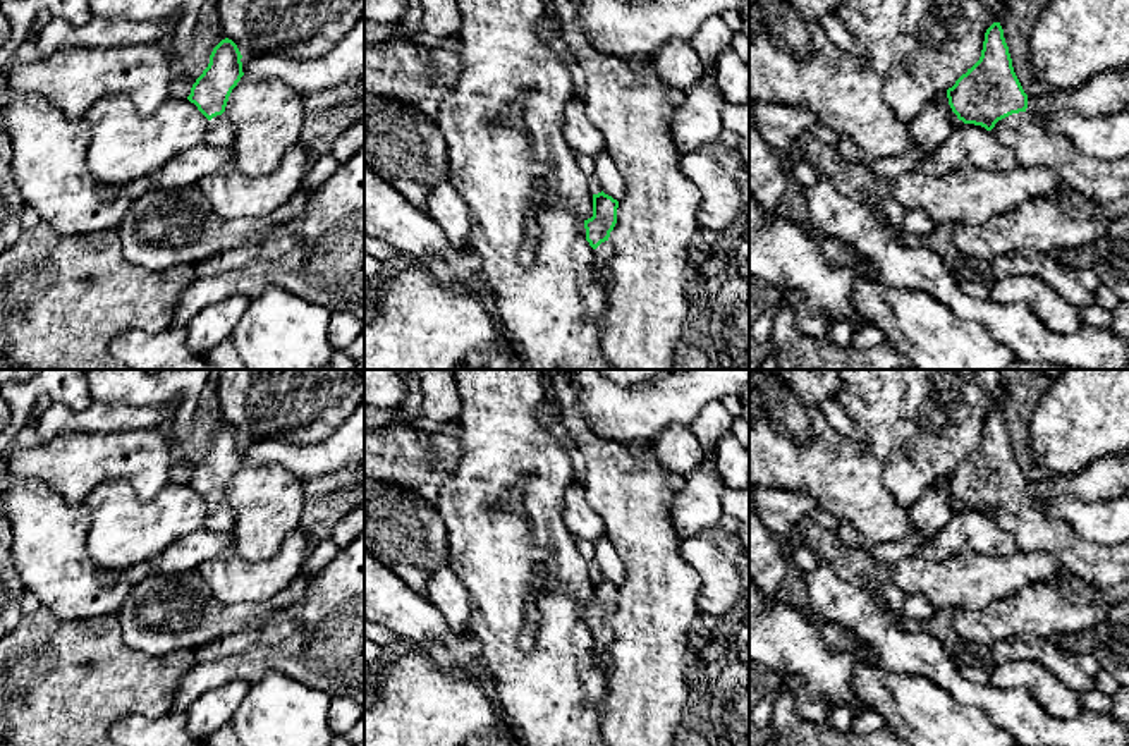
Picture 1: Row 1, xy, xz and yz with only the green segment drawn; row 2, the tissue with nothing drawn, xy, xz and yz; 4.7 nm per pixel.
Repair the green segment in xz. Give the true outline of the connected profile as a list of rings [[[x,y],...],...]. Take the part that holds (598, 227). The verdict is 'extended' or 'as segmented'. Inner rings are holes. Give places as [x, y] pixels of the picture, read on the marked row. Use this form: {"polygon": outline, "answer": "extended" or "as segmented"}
{"polygon": [[[603,191],[593,194],[593,217],[584,220],[586,241],[595,249],[598,268],[605,266],[613,258],[613,246],[608,237],[617,223],[619,201]]], "answer": "extended"}

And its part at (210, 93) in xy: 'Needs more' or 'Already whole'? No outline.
Needs more

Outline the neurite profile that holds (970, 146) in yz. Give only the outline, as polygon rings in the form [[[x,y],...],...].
[[[962,124],[959,129],[925,158],[923,168],[938,174],[950,174],[964,168],[1005,172],[1019,165],[1016,153],[998,143],[990,131],[974,124]]]

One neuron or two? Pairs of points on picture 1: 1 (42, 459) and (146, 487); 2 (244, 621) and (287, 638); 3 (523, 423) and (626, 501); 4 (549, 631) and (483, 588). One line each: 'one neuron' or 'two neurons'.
1: one neuron
2: two neurons
3: two neurons
4: one neuron

